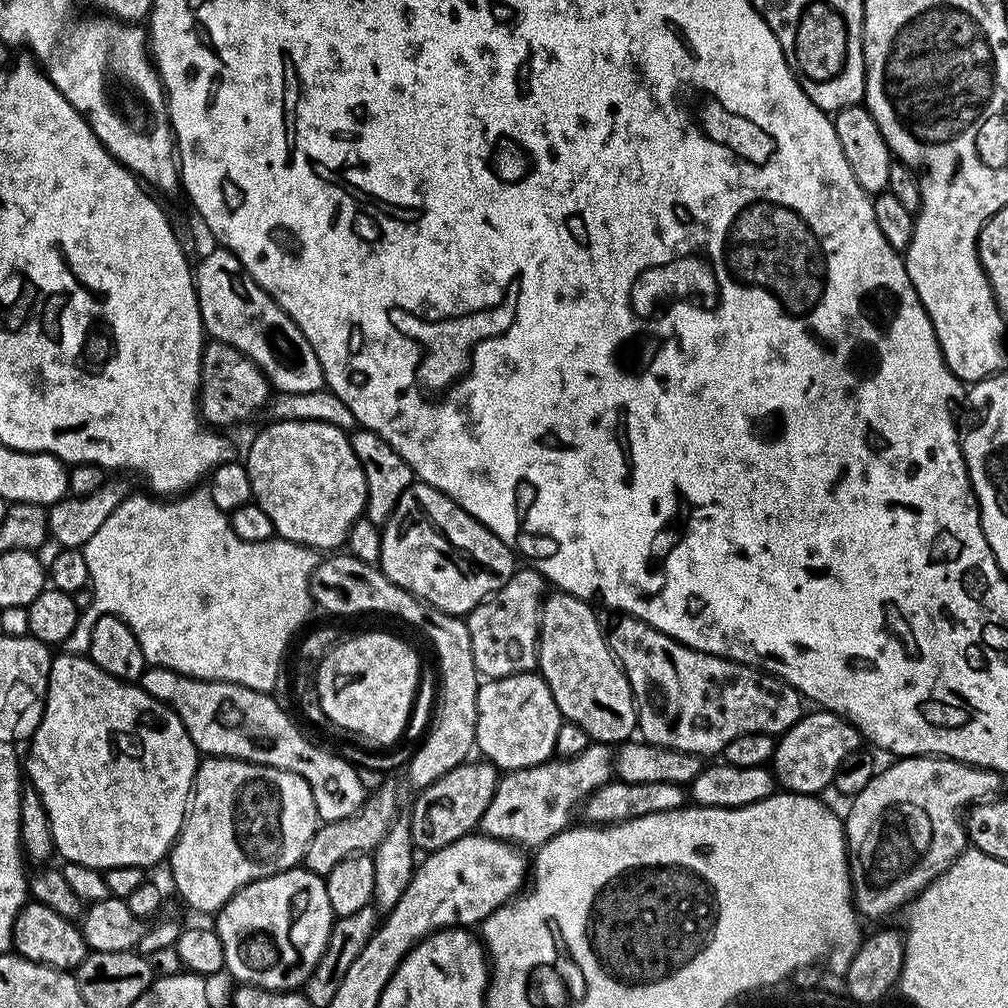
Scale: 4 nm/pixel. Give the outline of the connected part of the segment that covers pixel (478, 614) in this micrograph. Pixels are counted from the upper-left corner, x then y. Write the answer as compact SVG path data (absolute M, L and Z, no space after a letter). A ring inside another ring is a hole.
M524 567L513 572L506 586L499 588L466 617L474 666L481 677L489 680L531 672L538 664L540 617L546 599L546 581L535 567Z

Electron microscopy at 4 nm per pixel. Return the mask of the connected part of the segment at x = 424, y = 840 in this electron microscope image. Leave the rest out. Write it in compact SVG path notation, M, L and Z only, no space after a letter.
M487 762L472 763L462 763L442 774L442 778L429 784L413 802L410 819L412 842L421 853L436 852L450 842L469 835L479 825L482 814L486 814L486 806L490 806L494 798L498 769Z

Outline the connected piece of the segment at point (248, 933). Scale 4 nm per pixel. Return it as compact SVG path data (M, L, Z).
M304 867L287 868L273 876L255 880L240 888L224 903L214 916L214 927L224 947L224 966L240 984L253 984L275 992L303 989L314 966L322 958L328 945L334 913L326 894L325 877L307 872Z

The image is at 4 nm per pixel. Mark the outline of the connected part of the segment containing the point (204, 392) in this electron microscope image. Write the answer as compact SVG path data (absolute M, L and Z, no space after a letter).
M209 339L205 343L200 367L198 412L209 425L220 429L240 424L250 419L263 404L265 407L269 400L270 385L264 372L246 354L242 354L242 350L221 340Z

